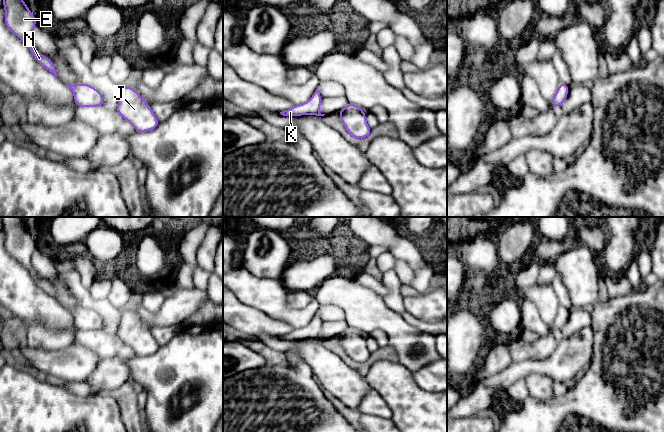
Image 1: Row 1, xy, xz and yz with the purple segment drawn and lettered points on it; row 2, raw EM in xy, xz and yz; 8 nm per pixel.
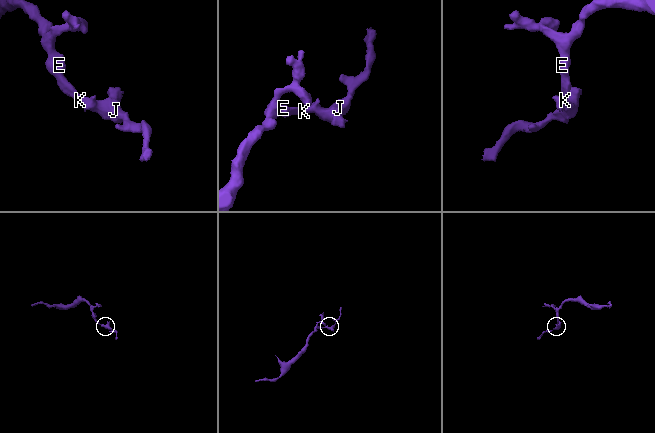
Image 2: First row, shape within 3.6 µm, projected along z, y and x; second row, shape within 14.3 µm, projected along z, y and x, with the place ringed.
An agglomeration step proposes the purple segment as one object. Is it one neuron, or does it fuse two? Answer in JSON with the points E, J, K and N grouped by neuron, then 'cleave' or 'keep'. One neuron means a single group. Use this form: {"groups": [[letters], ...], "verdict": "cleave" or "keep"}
{"groups": [["E", "J", "K", "N"]], "verdict": "keep"}

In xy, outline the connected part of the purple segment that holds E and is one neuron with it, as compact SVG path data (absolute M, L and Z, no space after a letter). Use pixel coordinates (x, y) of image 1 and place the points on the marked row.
M3 0L5 8L5 24L9 30L20 38L28 47L30 53L49 72L57 77L54 63L40 54L32 44L31 32L38 23L23 0Z

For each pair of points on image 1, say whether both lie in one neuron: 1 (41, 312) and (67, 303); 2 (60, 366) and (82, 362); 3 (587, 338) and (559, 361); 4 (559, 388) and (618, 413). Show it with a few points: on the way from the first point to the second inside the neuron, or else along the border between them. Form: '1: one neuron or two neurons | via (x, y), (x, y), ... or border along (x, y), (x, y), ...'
1: two neurons | border along (57, 300), (65, 309)
2: one neuron | via (65, 364), (77, 362)
3: one neuron | via (580, 345), (566, 359)
4: two neurons | border along (569, 389), (565, 393), (555, 396)

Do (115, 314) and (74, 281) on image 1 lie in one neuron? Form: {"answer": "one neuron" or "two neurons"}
{"answer": "one neuron"}

